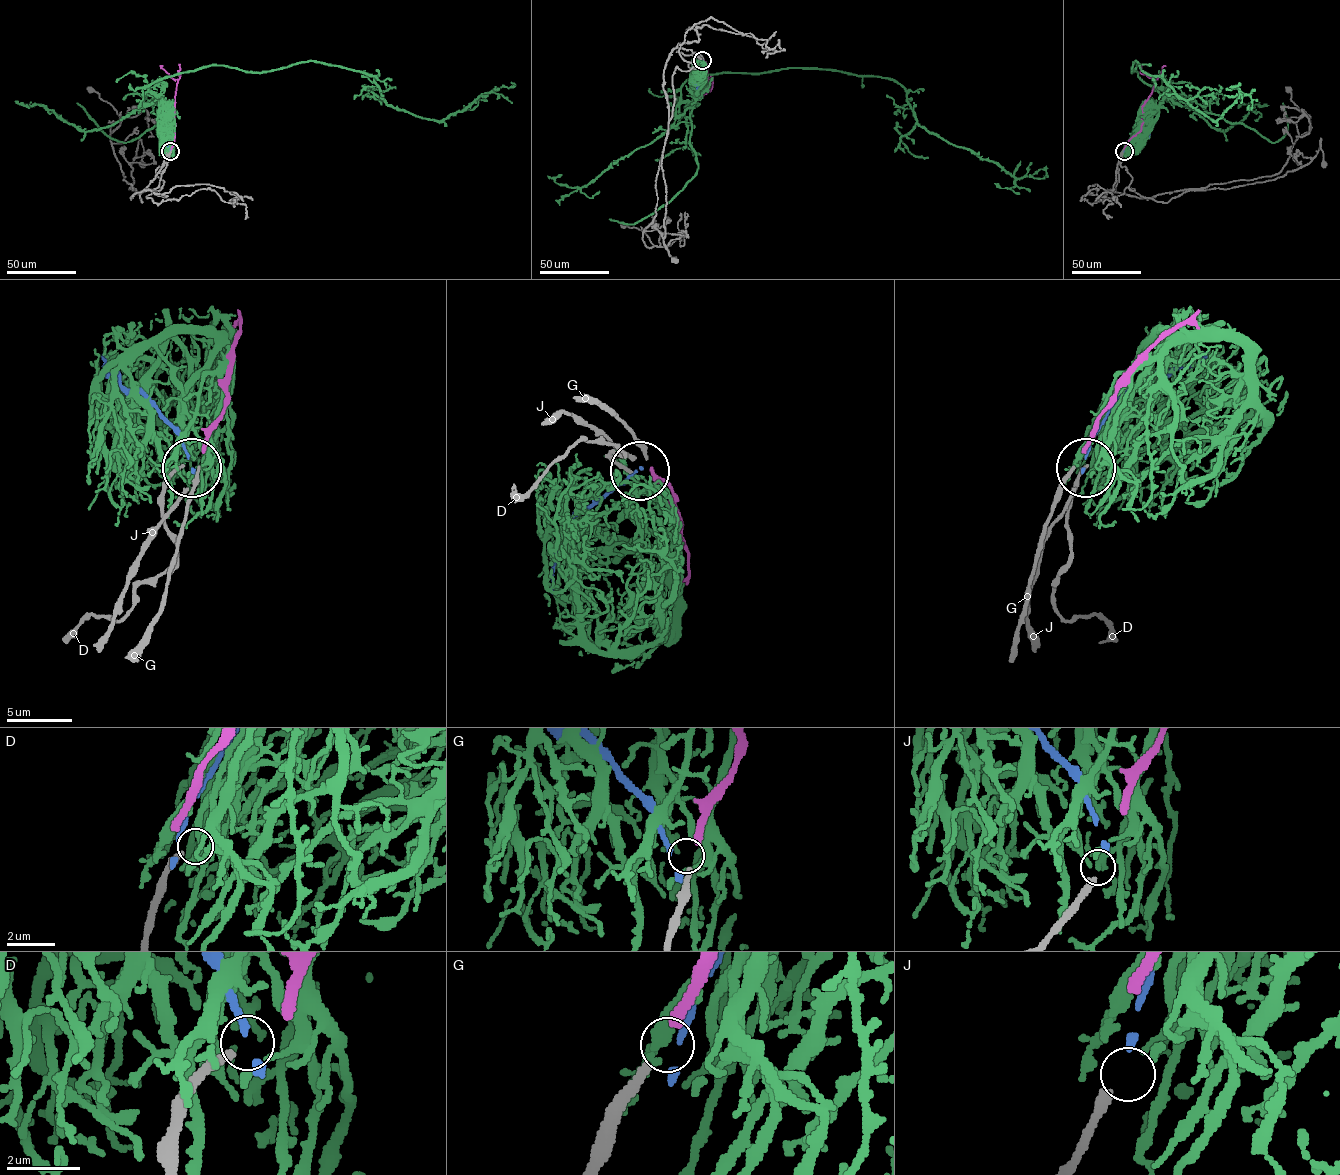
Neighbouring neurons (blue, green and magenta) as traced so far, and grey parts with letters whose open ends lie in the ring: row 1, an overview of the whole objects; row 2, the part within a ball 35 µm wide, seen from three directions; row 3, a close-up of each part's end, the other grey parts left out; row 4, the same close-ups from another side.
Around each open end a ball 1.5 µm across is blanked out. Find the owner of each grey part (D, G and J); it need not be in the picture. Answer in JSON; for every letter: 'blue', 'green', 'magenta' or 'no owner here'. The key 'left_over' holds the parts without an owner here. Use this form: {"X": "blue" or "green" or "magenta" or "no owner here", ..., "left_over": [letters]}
{"D": "no owner here", "G": "magenta", "J": "blue", "left_over": ["D"]}

